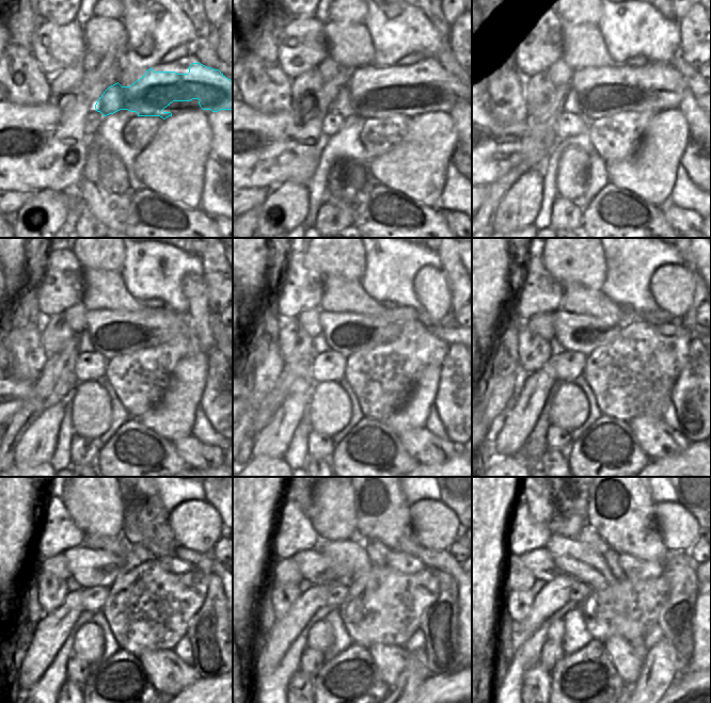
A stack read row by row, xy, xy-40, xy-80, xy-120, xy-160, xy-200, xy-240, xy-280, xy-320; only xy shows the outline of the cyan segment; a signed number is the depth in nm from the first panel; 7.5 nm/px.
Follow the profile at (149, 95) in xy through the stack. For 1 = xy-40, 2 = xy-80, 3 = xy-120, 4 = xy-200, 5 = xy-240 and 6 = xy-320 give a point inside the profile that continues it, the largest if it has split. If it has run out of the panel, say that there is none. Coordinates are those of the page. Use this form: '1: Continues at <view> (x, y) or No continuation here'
1: Continues at xy-40 (373, 92)
2: Continues at xy-80 (598, 92)
3: Continues at xy-120 (113, 333)
4: Continues at xy-200 (582, 333)
5: Continues at xy-240 (89, 568)
6: Continues at xy-320 (540, 562).

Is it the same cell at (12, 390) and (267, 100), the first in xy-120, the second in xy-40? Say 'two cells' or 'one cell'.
two cells

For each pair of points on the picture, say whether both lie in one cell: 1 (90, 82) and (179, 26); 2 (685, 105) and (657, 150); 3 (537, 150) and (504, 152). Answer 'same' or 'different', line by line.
1: different
2: different
3: same

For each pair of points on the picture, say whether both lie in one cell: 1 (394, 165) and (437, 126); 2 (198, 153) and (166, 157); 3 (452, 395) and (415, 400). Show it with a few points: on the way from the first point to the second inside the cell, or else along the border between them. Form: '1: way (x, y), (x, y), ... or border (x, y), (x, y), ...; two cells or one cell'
1: way (405, 157), (426, 137); one cell
2: way (190, 153), (179, 153), (173, 157); one cell
3: border (441, 372), (439, 387), (432, 404); two cells

